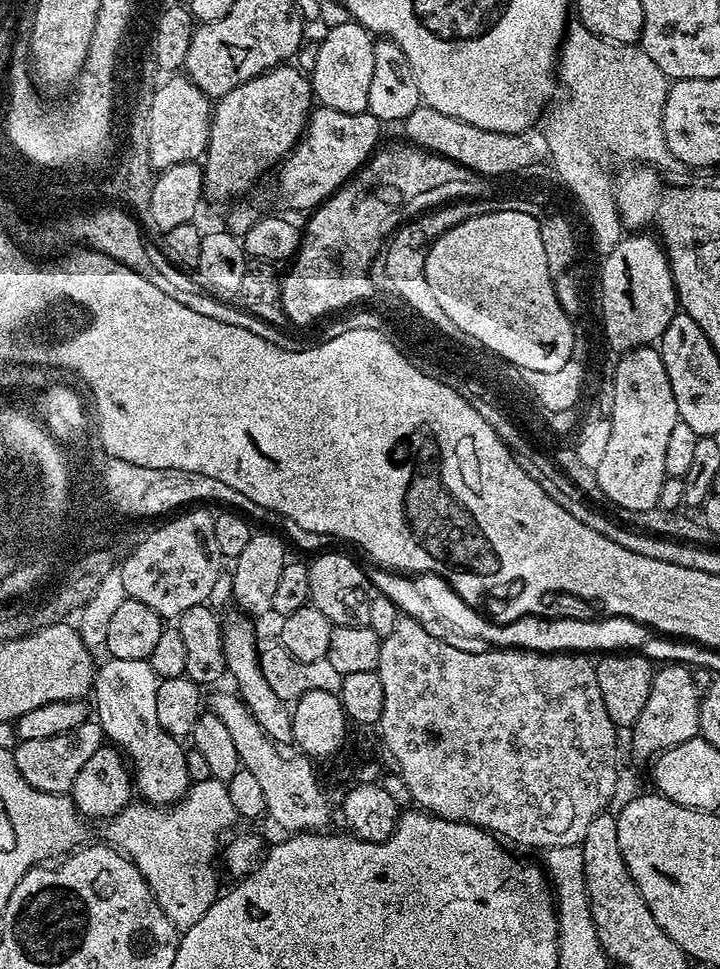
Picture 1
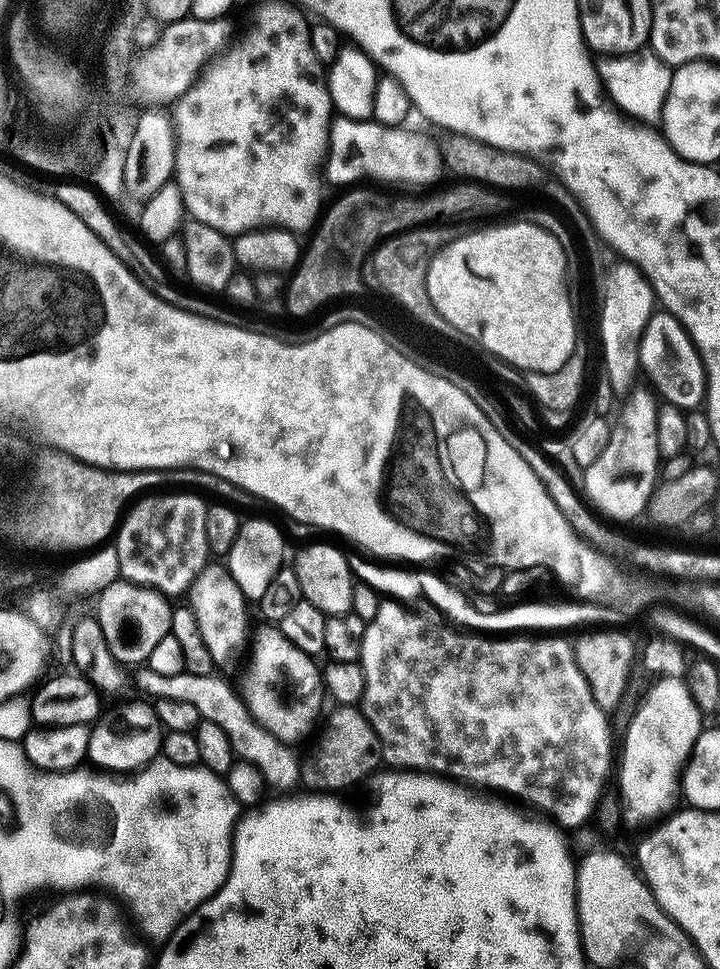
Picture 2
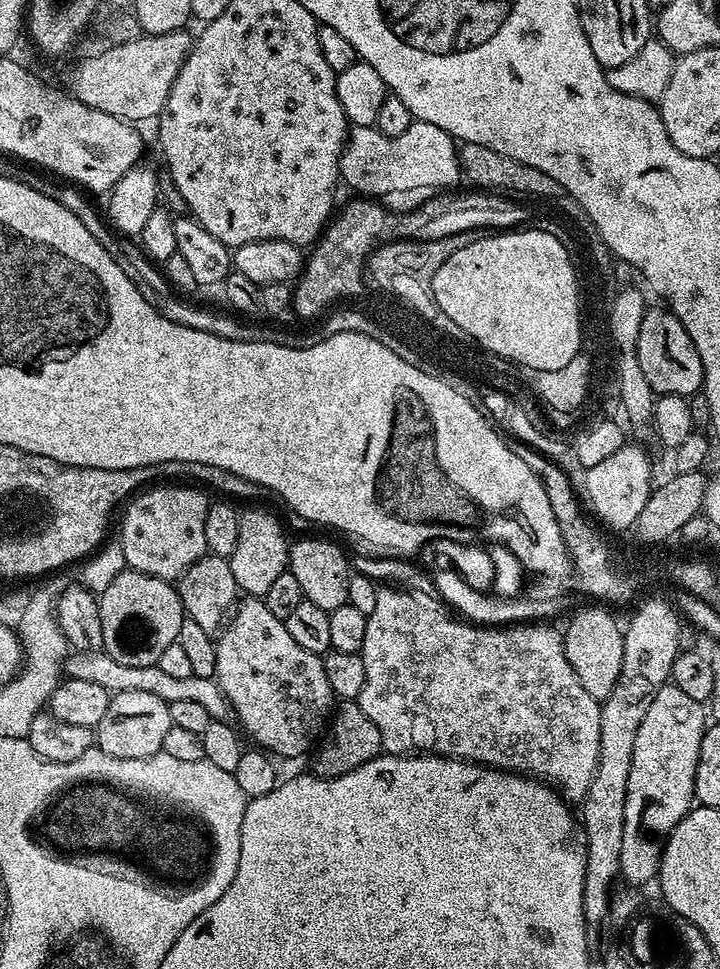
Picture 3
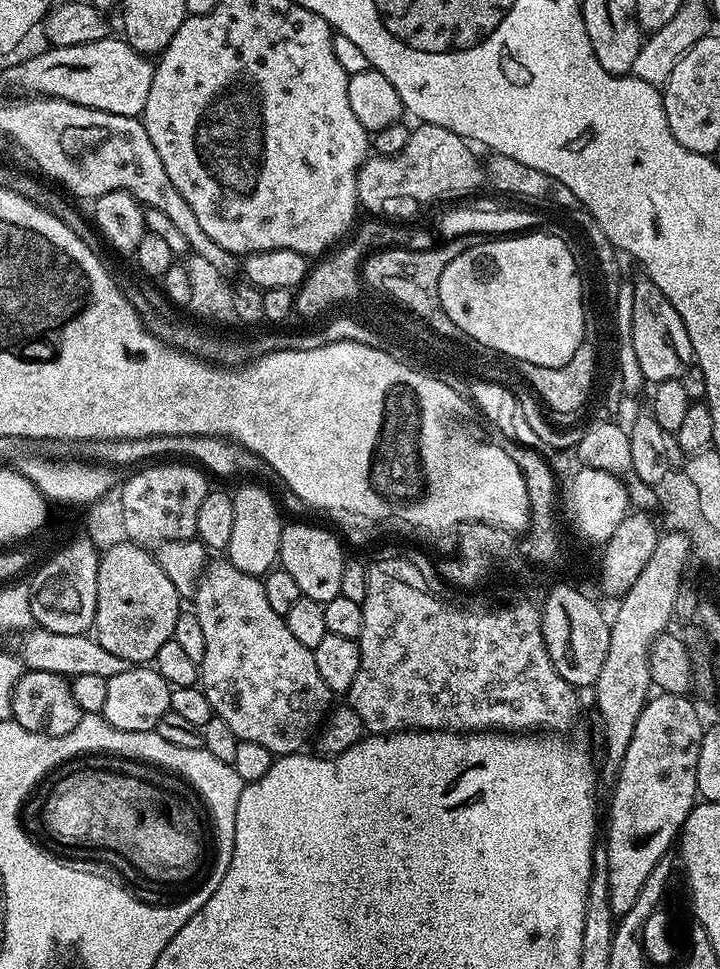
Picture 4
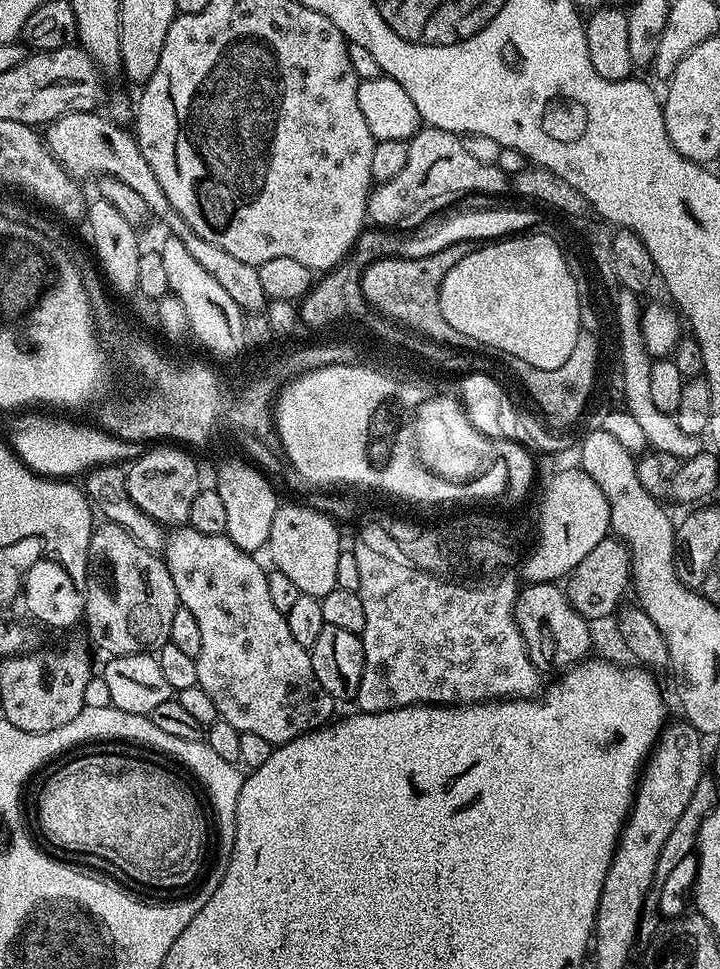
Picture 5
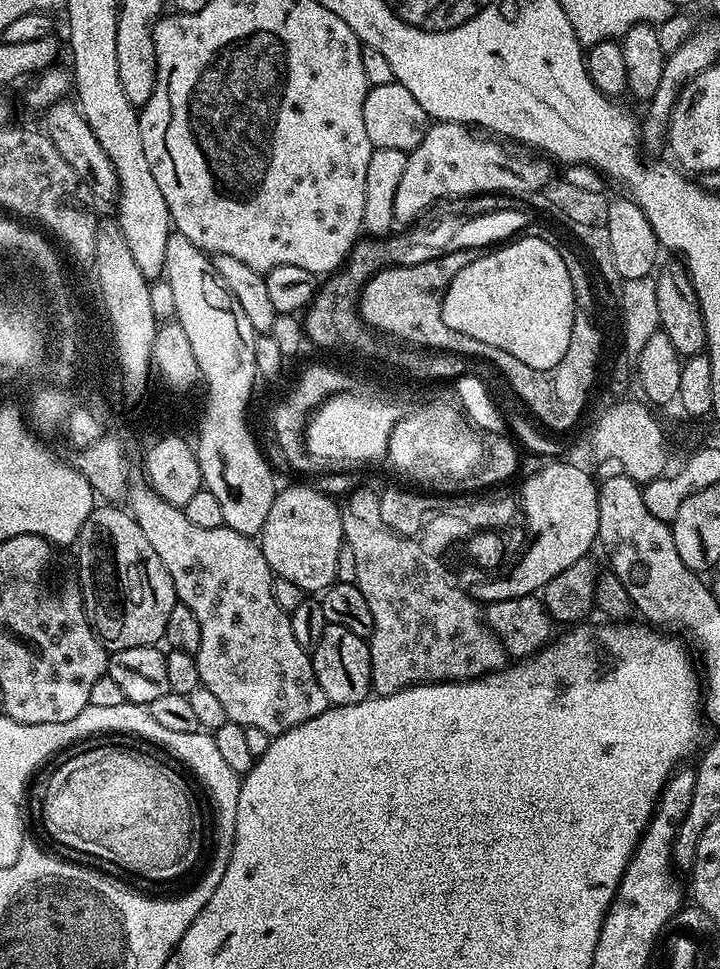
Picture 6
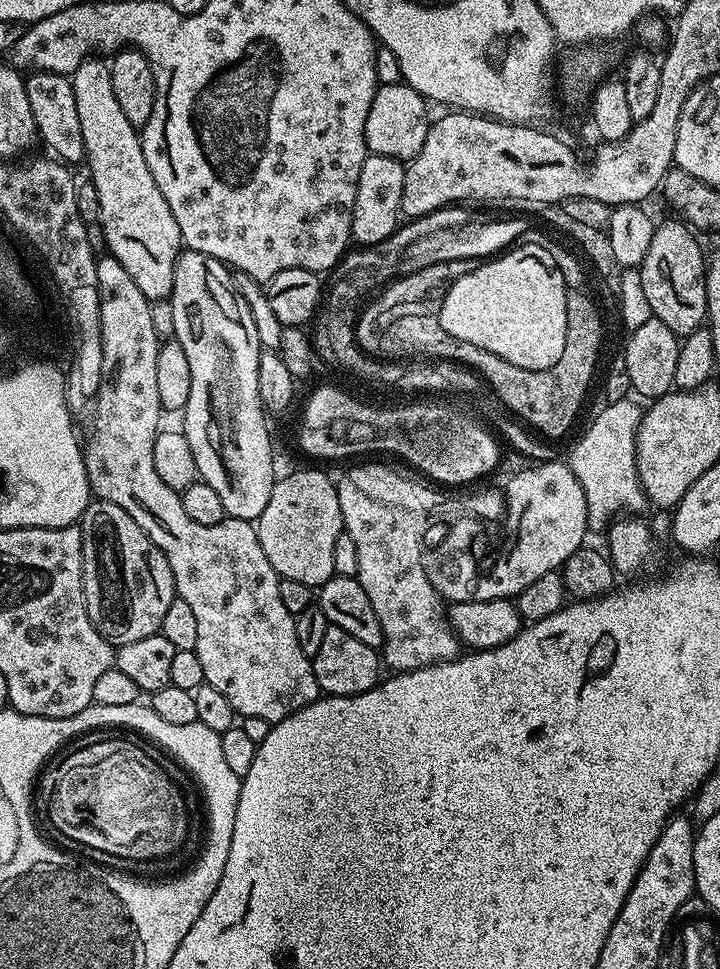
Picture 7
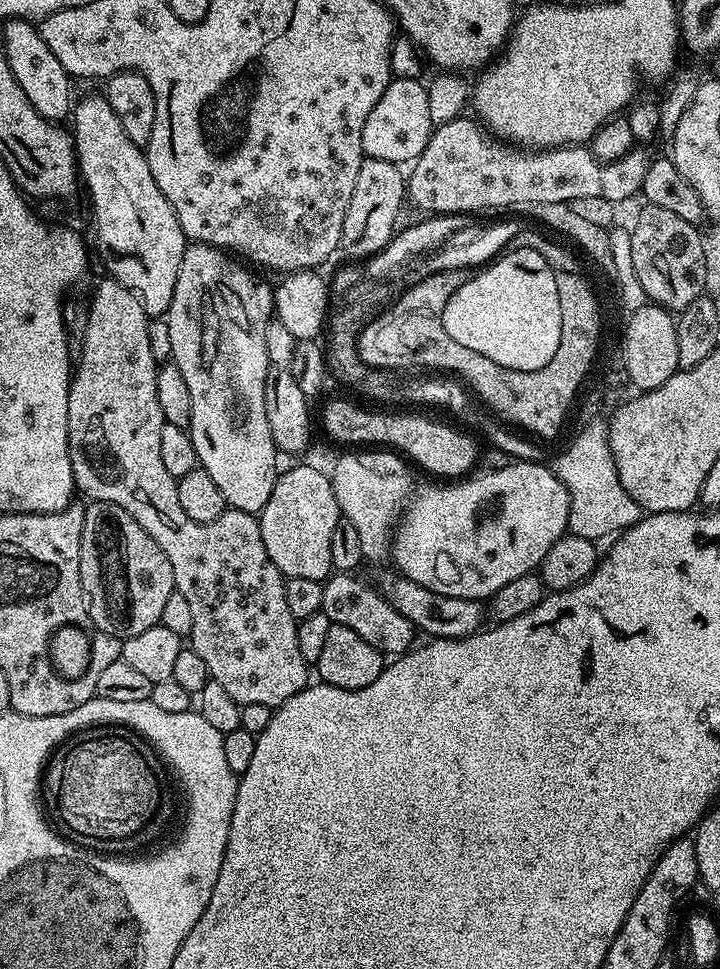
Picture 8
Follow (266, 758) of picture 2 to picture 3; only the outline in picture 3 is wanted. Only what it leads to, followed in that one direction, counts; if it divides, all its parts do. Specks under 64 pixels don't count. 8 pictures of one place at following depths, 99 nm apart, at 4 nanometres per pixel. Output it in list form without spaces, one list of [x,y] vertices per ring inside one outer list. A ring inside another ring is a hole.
[[[72,650],[64,657],[63,675],[68,678],[82,678],[82,682],[98,682],[109,694],[122,690],[146,690],[146,694],[158,694],[166,702],[189,699],[190,702],[201,703],[213,719],[225,719],[230,712],[230,705],[217,686],[215,679],[175,678],[166,674],[155,664],[150,666],[122,666],[122,662],[114,662],[110,654],[103,650]]]

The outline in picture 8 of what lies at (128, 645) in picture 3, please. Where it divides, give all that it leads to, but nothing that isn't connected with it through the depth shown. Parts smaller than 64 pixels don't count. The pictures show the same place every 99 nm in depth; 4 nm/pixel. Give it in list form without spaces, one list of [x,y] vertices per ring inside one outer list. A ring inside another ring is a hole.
[[[101,500],[91,501],[84,510],[80,581],[94,626],[121,642],[159,624],[162,609],[176,587],[170,558],[162,546],[122,506]]]

